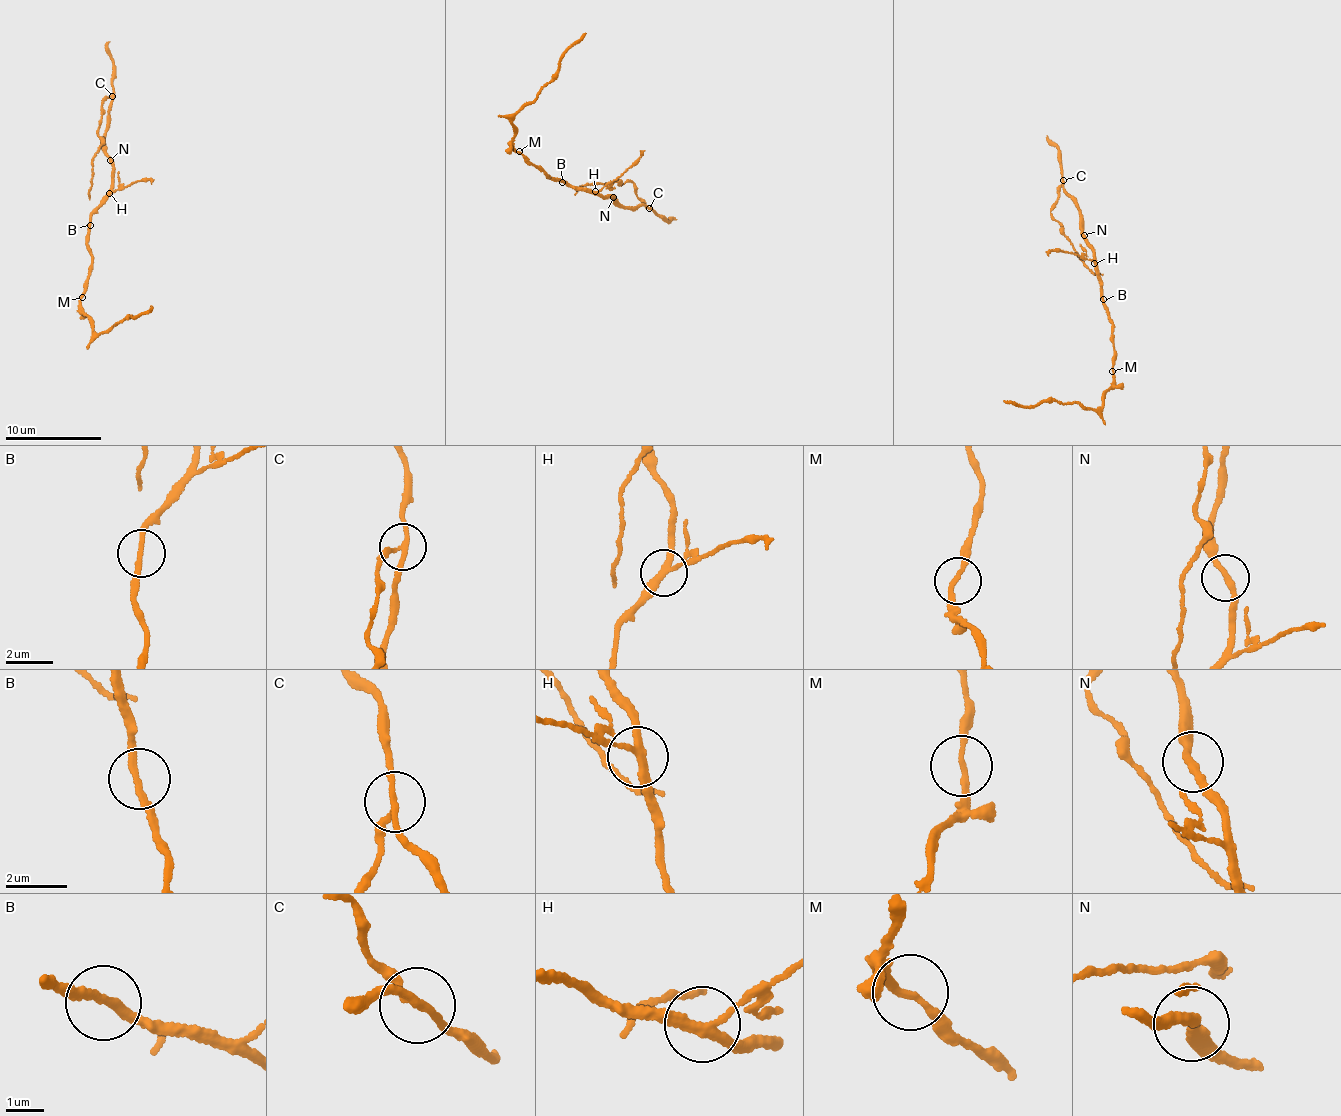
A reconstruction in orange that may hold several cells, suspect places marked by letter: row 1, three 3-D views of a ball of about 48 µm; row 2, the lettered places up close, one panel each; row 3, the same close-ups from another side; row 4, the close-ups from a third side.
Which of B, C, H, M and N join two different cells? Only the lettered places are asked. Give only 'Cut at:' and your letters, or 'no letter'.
Cut at: C, H

